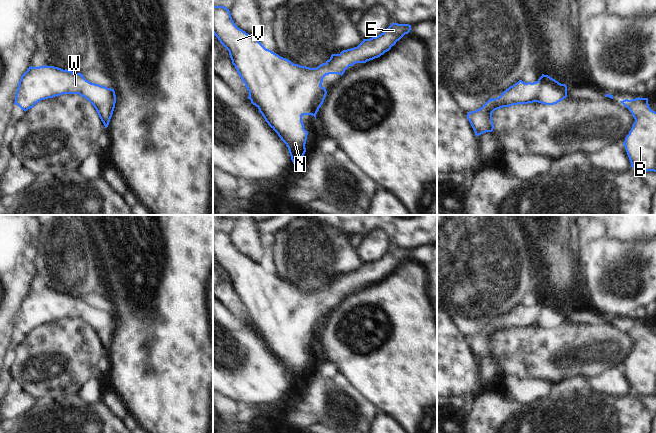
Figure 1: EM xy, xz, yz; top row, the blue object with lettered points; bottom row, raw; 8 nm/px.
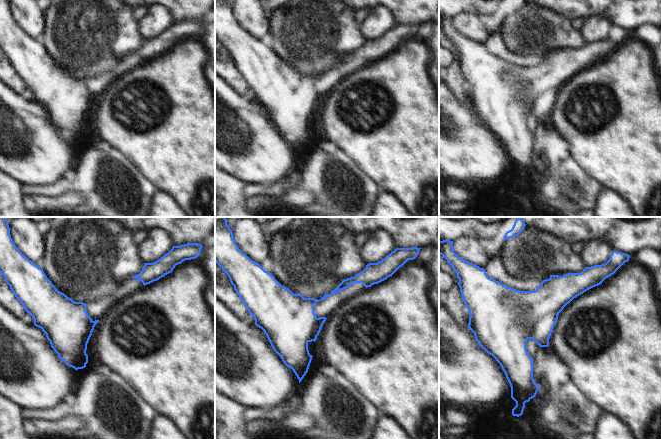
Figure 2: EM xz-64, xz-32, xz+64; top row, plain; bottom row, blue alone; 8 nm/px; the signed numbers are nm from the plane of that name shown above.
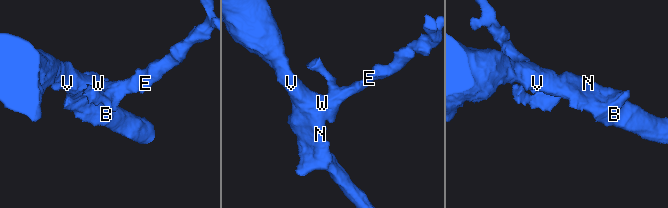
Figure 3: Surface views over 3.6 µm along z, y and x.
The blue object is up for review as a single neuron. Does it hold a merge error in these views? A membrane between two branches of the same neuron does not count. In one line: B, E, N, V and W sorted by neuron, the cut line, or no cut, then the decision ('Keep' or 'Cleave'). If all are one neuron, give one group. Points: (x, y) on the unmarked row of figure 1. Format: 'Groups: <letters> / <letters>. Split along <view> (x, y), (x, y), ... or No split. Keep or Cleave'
Groups: B E N V W. No split. Keep.

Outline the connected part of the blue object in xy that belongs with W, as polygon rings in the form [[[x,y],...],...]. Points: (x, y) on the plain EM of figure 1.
[[[30,290],[21,300],[14,328],[25,336],[41,324],[62,318],[79,318],[96,333],[105,352],[112,341],[116,319],[114,313],[91,307],[81,297],[54,290]]]

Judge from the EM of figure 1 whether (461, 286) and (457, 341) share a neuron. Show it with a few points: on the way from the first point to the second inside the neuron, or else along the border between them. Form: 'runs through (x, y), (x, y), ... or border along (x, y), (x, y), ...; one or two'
border along (447, 313), (456, 327), (466, 337); two

